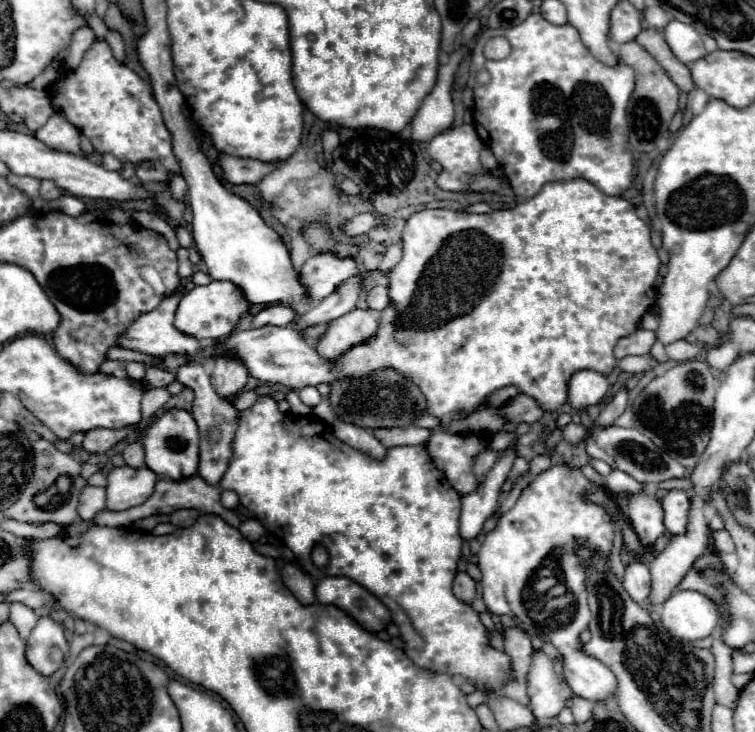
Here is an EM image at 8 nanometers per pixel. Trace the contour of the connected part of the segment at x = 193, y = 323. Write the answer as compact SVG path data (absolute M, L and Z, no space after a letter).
M210 282L208 286L194 286L178 304L176 310L176 320L174 326L188 334L194 336L198 340L214 340L214 338L226 338L234 332L234 328L238 326L238 322L242 320L242 316L246 316L250 308L250 302L246 298L246 294L242 292L242 288L238 288L232 282Z

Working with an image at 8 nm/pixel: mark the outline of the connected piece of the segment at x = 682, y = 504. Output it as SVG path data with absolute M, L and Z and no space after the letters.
M670 490L662 498L662 506L664 506L664 526L666 526L666 530L674 536L686 534L688 512L690 512L690 506L692 506L692 500L690 500L688 492Z

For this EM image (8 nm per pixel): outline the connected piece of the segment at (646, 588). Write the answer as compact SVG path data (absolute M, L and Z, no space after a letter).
M644 562L628 564L622 582L624 582L624 590L628 592L628 596L634 602L642 604L650 596L650 590L652 590L652 578L650 578L648 564Z

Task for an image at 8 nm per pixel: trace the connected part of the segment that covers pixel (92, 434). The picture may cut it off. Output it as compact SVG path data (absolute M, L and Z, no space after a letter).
M94 428L94 430L88 430L84 434L84 442L82 446L86 448L86 452L94 454L94 452L106 452L110 450L116 442L120 442L122 438L126 438L130 434L128 428L124 430L108 430L108 428Z

